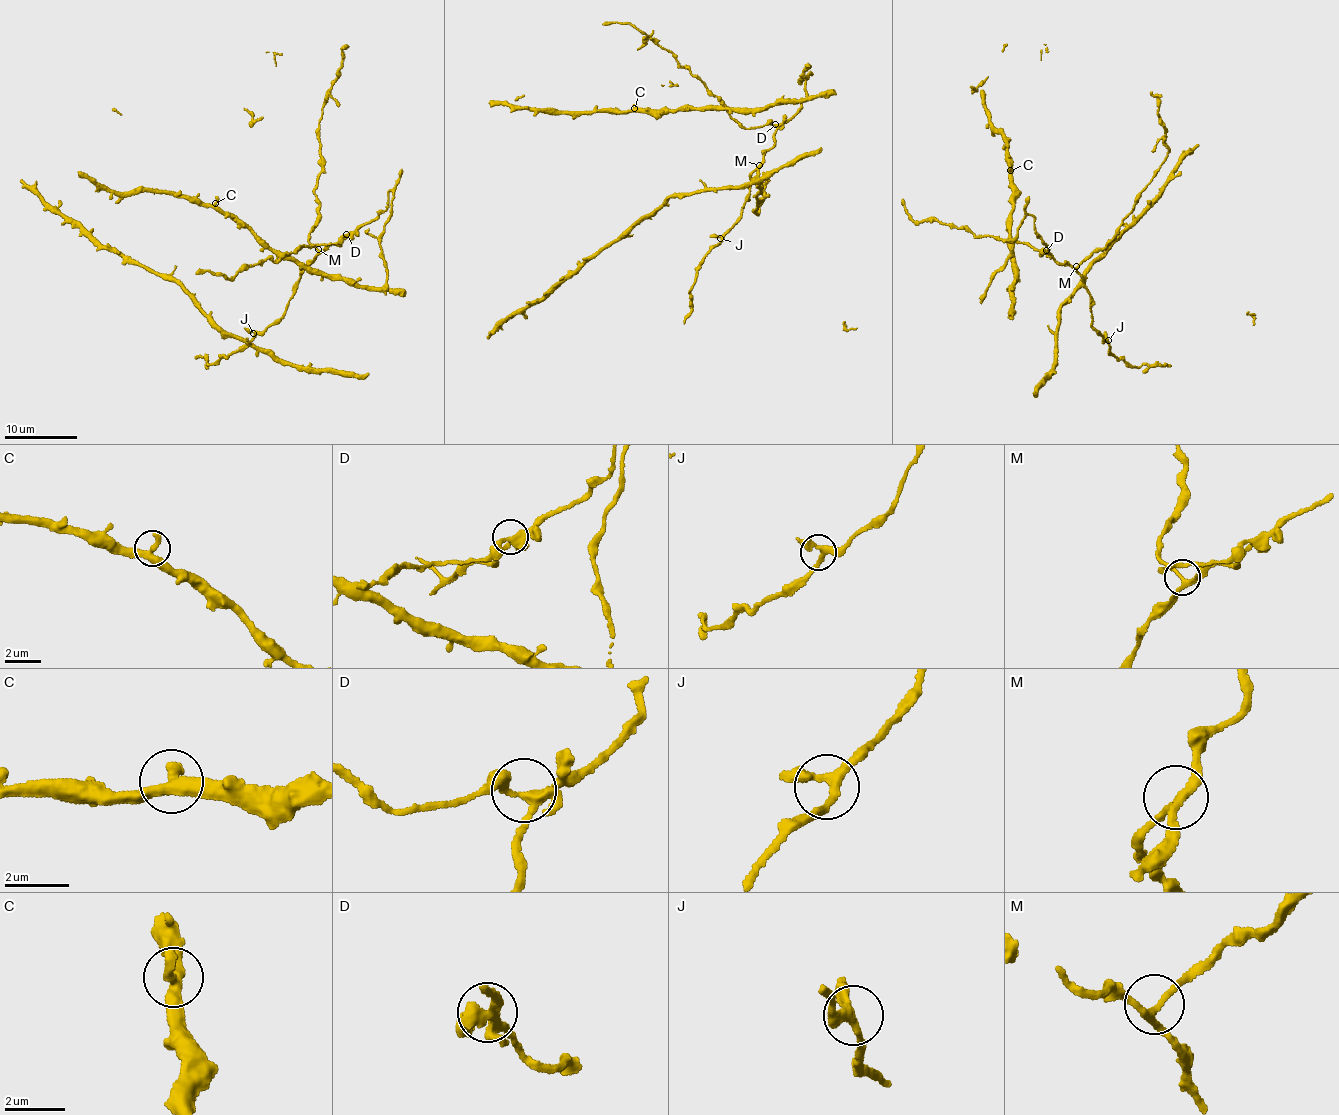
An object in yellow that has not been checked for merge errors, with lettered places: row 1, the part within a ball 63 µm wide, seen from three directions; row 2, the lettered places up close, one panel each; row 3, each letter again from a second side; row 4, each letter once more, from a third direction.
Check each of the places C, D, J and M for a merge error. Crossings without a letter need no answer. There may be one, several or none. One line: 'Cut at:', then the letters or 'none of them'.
Cut at: none of them

